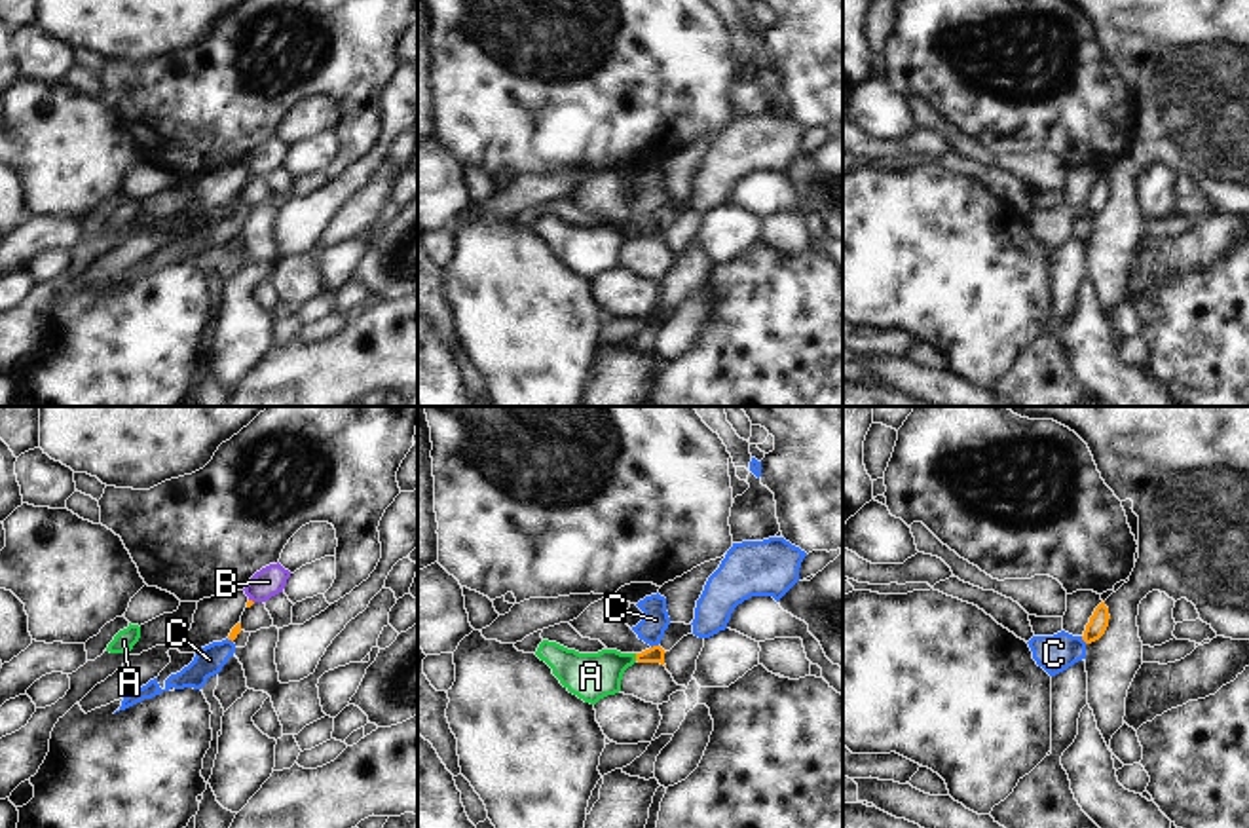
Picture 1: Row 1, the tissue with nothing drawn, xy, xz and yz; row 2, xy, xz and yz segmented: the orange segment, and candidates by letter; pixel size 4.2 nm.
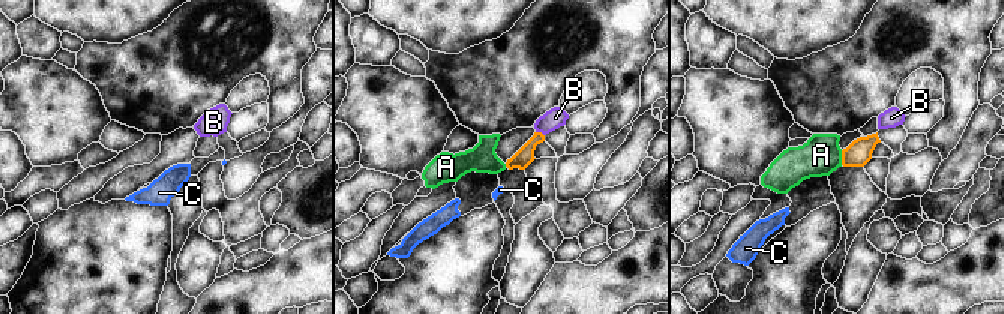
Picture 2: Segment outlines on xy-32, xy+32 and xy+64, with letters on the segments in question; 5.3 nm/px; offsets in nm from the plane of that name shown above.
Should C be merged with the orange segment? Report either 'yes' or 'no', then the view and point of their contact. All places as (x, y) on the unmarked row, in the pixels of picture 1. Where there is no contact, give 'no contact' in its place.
no; meets orange in xz at (653, 221)

